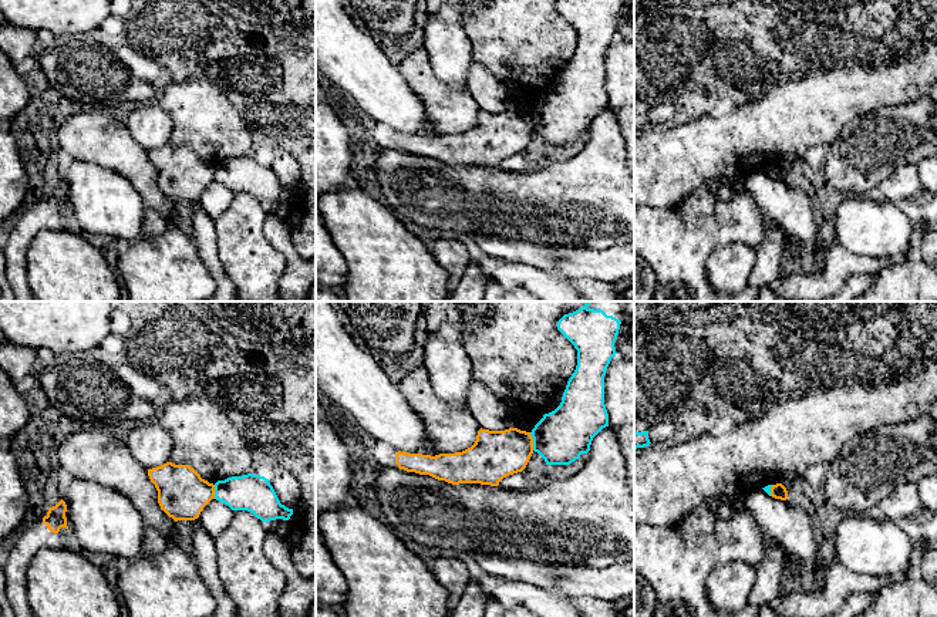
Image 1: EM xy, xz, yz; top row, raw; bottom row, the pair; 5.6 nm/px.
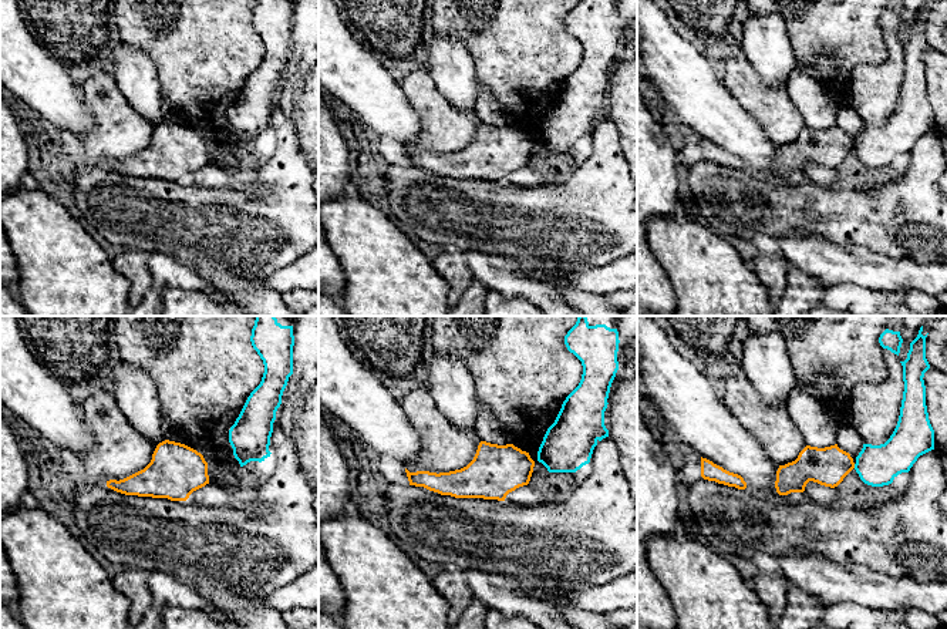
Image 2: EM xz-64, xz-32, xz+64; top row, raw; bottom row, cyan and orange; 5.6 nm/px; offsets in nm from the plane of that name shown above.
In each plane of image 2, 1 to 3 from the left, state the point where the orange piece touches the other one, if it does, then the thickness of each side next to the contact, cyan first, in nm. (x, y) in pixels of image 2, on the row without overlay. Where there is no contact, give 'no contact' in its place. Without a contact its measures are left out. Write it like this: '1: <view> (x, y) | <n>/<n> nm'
1: no contact
2: no contact
3: xz+64 (855, 147) | 240/220 nm

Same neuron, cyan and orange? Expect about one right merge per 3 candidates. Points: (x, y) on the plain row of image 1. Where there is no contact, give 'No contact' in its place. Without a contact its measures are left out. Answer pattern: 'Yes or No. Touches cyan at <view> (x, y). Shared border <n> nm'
No. Touches cyan at xz (533, 122). Shared border 110 nm

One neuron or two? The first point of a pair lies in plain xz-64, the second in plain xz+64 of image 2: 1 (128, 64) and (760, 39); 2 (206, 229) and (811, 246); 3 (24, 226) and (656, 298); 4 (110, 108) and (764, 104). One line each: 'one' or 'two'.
1: one
2: two
3: two
4: one

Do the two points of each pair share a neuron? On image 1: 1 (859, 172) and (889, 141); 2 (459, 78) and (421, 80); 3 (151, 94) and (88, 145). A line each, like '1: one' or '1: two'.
1: one
2: two
3: two

